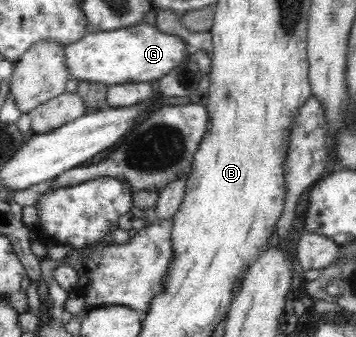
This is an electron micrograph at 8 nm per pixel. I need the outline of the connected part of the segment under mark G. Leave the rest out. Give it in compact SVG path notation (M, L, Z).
M144 21L125 28L85 33L81 40L65 48L65 65L71 80L99 82L107 87L115 84L150 83L160 80L169 70L189 56L187 43L179 36L159 31Z

